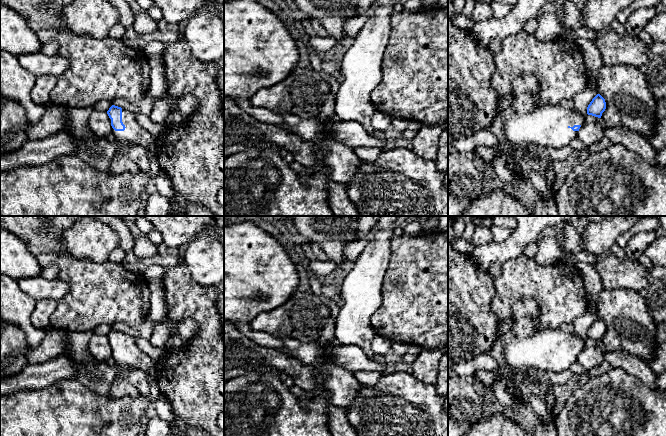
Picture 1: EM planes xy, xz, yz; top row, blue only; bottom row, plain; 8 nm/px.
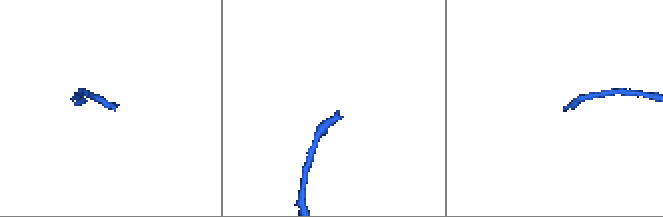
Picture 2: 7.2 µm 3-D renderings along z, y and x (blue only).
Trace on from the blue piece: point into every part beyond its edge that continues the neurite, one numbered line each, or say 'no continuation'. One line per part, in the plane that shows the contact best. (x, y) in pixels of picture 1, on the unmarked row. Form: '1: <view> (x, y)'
1: xy (134, 357)

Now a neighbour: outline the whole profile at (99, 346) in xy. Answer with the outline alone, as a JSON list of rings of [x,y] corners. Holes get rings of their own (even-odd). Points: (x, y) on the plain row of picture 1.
[[[93,334],[89,340],[88,349],[94,358],[103,362],[111,362],[111,343],[107,336]]]

